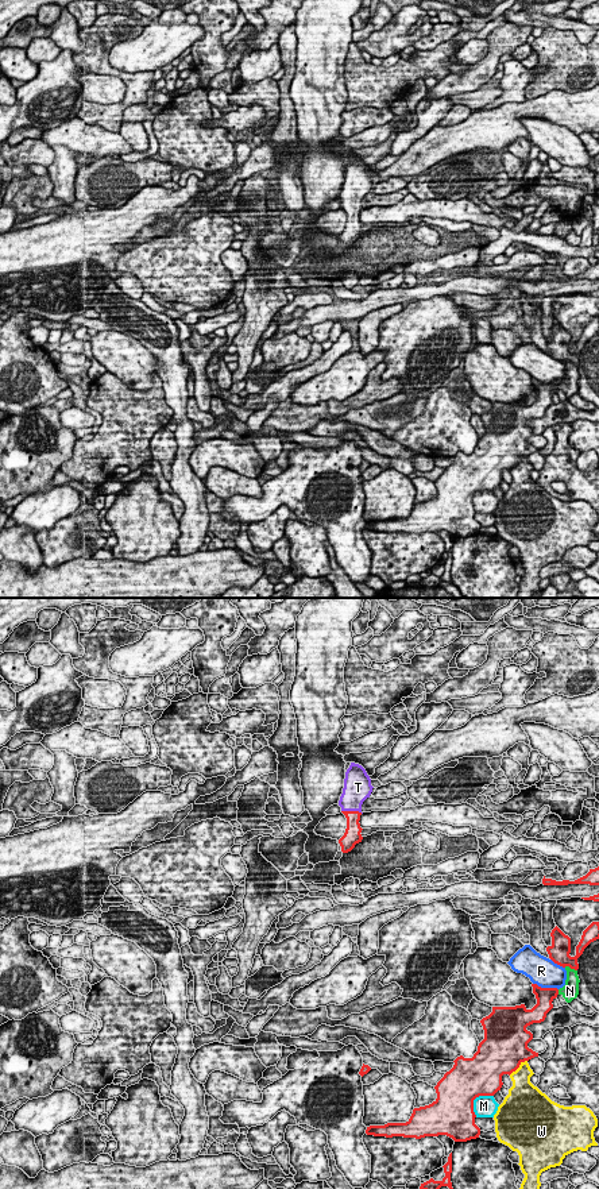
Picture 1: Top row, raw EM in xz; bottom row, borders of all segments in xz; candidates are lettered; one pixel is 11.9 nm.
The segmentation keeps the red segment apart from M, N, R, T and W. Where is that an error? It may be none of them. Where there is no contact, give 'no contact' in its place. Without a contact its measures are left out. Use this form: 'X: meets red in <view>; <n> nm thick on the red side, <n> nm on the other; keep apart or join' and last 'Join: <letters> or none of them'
M: meets red in xz; 480 nm thick on the red side, 260 nm on the other; keep apart
N: meets red in xz; 240 nm thick on the red side, 190 nm on the other; keep apart
R: meets red in xz; 200 nm thick on the red side, 340 nm on the other; keep apart
T: meets red in xz; 190 nm thick on the red side, 300 nm on the other; join
W: meets red in xz; 500 nm thick on the red side, 240 nm on the other; keep apart
Join: T

